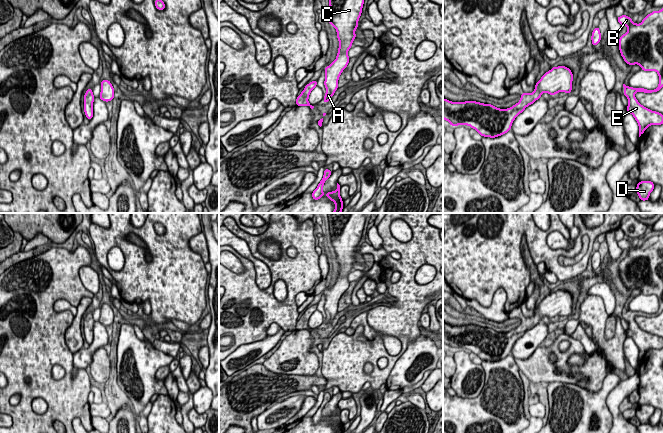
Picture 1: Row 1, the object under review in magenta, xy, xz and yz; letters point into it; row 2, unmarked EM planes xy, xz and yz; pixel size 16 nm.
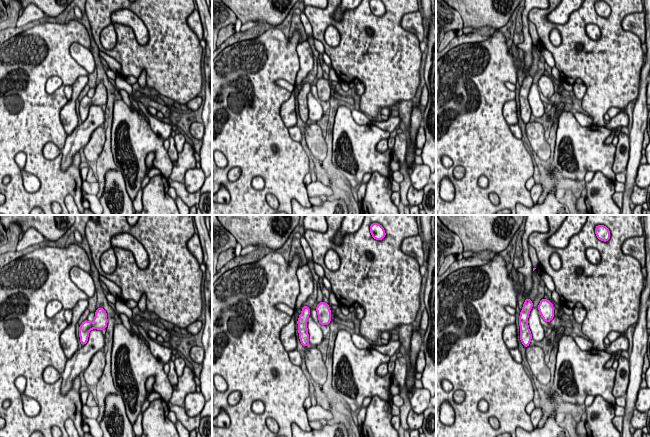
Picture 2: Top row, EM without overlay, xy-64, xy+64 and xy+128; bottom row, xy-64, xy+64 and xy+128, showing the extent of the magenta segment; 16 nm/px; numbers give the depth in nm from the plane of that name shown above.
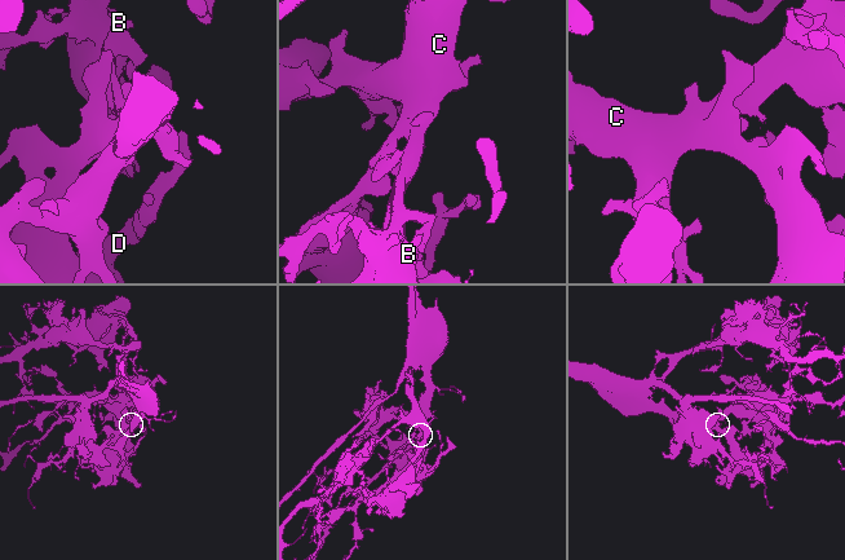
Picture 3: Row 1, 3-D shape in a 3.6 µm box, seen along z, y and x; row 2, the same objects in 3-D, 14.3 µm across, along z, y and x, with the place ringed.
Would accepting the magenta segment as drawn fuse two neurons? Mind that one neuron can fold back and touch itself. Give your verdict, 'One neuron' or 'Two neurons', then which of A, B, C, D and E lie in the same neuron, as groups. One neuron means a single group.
One neuron. Groups: A B C D E

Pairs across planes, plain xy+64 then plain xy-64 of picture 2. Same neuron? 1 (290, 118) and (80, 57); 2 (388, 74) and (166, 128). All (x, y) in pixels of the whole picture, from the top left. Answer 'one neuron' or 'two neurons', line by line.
1: one neuron
2: two neurons

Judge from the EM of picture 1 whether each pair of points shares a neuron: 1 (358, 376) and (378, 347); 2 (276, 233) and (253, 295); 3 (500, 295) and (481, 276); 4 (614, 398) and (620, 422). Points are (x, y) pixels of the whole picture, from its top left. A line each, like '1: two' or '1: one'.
1: one
2: one
3: two
4: one

